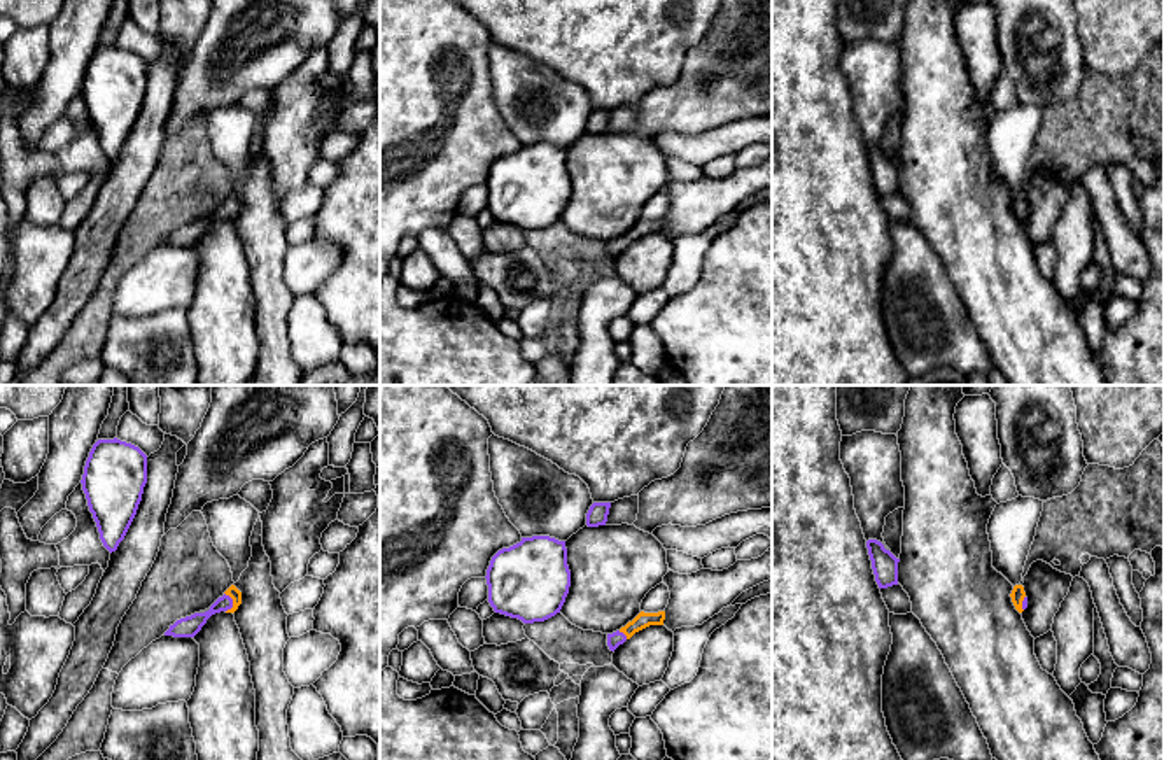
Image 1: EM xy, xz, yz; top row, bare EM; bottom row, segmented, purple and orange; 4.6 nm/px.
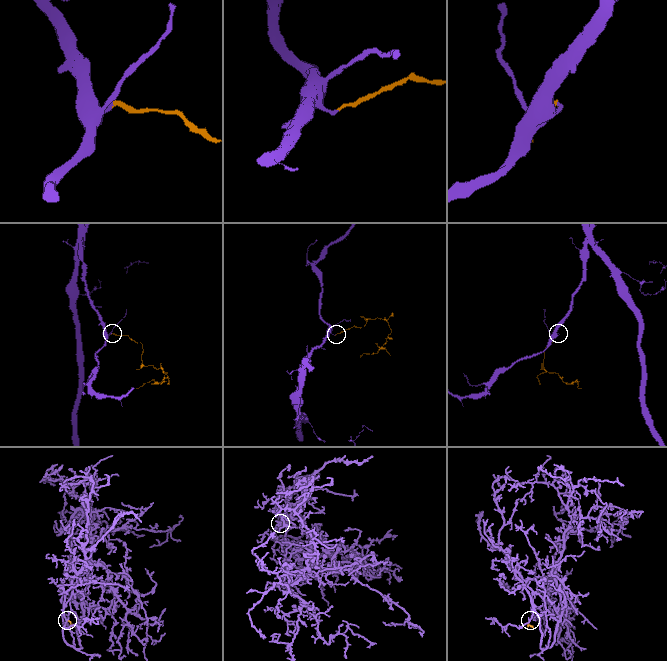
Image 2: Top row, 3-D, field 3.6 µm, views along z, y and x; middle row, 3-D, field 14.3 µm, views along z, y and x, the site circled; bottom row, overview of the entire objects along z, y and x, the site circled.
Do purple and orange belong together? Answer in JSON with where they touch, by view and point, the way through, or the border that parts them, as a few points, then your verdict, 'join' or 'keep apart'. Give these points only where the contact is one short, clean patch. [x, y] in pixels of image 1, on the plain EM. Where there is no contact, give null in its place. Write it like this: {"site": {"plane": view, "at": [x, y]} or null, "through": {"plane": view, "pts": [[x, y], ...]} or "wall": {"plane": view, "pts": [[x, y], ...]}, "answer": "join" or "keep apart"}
{"site": {"plane": "xy", "at": [231, 211]}, "through": {"plane": "xy", "pts": [[186, 235], [219, 212], [231, 211], [233, 200]]}, "answer": "join"}

